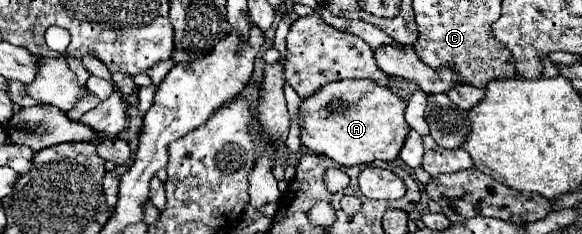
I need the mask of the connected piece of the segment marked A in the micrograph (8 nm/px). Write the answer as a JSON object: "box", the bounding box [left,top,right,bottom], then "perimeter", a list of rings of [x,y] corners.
{"box":[300,79,408,165],"perimeter":[[[368,79],[336,81],[324,85],[316,95],[300,105],[300,139],[314,153],[322,153],[340,165],[362,165],[374,161],[392,163],[408,137],[404,121],[406,101],[390,85],[378,85]]]}

